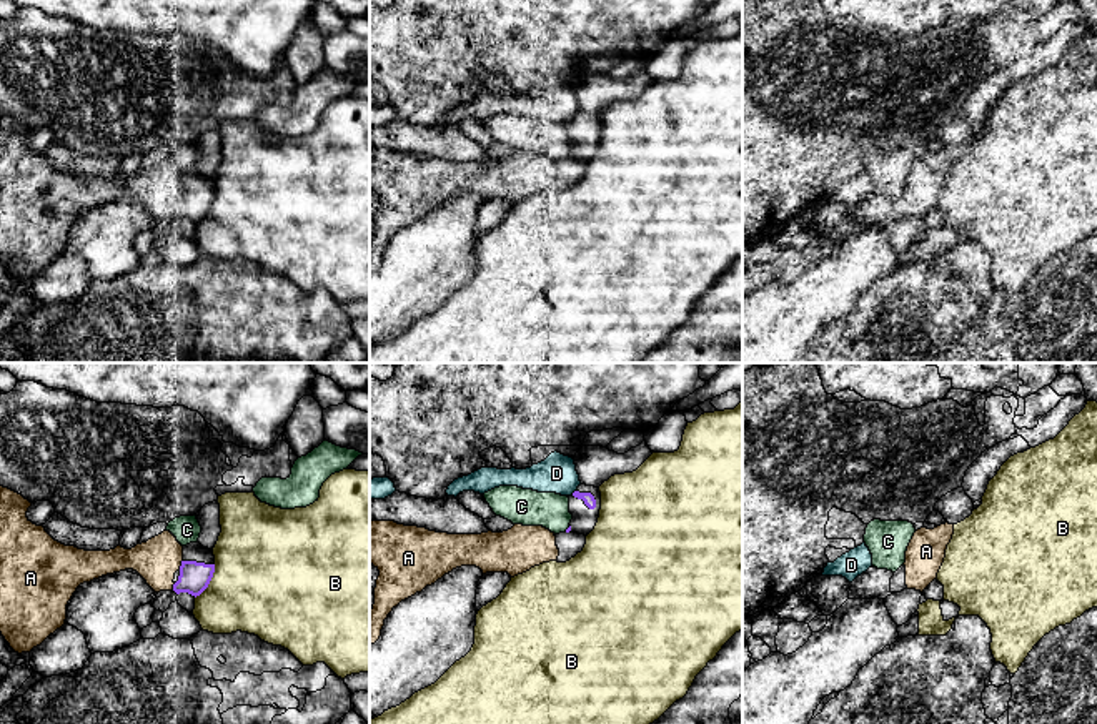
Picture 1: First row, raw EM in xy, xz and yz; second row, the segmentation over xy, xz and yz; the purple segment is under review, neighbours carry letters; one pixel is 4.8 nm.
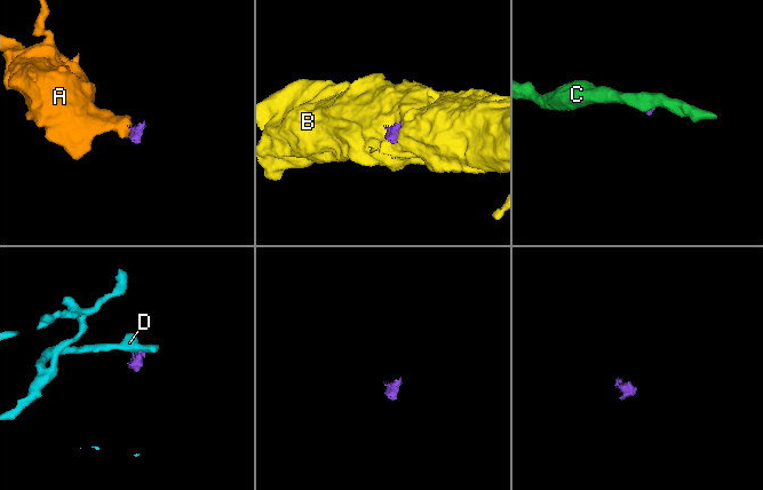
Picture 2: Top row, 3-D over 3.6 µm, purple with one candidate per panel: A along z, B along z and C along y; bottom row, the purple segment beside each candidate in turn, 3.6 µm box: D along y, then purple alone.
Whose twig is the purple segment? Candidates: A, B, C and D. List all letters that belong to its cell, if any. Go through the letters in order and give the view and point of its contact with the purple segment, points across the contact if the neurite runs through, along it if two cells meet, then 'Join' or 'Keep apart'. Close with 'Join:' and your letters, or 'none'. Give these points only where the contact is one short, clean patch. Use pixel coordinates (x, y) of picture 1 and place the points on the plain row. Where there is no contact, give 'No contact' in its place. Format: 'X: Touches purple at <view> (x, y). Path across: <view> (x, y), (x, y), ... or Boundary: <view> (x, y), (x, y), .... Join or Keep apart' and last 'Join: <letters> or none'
A: Touches purple at xy (182, 192). Join
B: Touches purple at xy (210, 207). Boundary: xy (215, 192), (210, 210), (195, 225). Keep apart
C: Touches purple at xz (566, 157). Keep apart
D: No contact. Keep apart
Join: A

